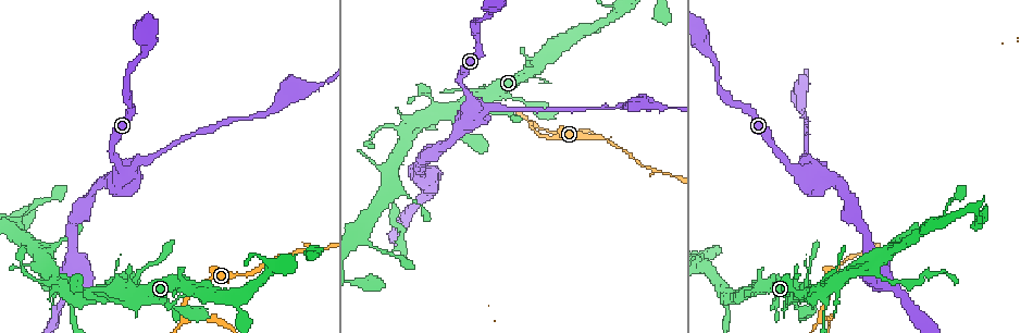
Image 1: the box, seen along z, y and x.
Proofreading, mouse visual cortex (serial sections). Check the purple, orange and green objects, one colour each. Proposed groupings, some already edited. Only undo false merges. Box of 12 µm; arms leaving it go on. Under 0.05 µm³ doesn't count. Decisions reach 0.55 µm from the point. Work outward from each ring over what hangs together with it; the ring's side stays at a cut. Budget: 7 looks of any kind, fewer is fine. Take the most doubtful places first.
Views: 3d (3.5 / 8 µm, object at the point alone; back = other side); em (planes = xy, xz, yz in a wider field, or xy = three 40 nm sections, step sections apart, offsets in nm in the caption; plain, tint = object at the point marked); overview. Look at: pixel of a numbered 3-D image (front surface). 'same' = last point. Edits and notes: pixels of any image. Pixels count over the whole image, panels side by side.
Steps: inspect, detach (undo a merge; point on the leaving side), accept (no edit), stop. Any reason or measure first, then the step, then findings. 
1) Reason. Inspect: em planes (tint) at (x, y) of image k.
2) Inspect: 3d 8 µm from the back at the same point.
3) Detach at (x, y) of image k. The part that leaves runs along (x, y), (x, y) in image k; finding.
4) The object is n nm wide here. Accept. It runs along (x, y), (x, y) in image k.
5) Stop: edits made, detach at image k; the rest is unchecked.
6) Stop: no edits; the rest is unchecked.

Inspect: 3d 8 µm at (533, 122) of image 1.

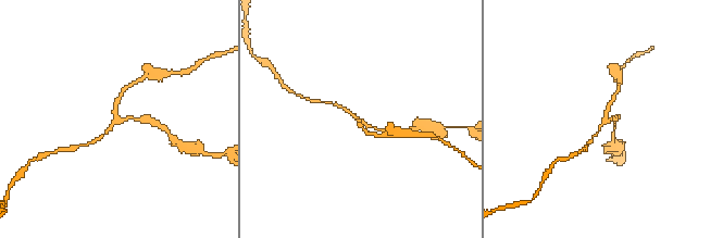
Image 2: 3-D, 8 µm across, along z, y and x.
Closer look. Inspect: 3d 3.5 µm at (117, 119) of image 2.

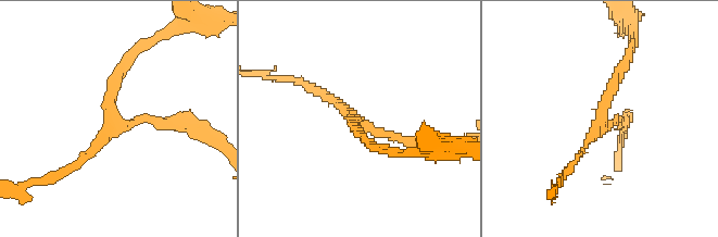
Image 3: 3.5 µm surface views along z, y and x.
3 arms meet here; the arms are 100, 150, 150 nm wide; now the EM. Inspect: em planes (tint) at (114, 118) of image 3.

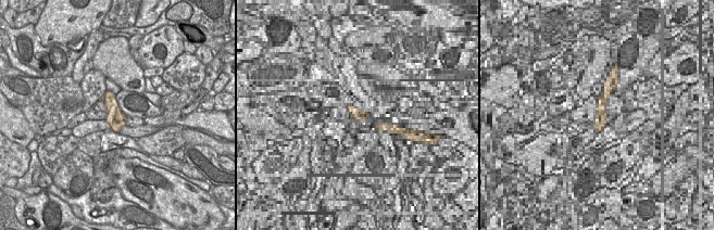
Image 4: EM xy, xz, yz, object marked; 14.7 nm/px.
Accept. It runs along (130, 57), (111, 116), (177, 126) in image 3; all the same cell.

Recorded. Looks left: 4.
Side arm on a straight run. Inspect: 3d 3.5 µm at (131, 283) of image 1.

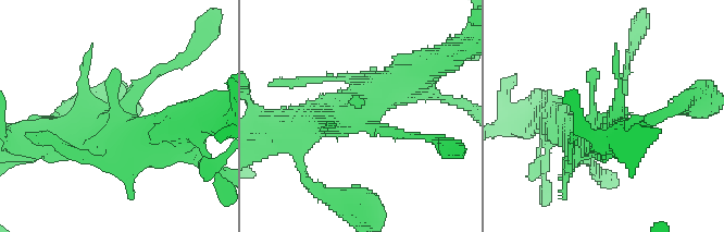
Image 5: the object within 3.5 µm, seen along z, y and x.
Now the EM. Inspect: em planes (plain) at (355, 124) of image 5.

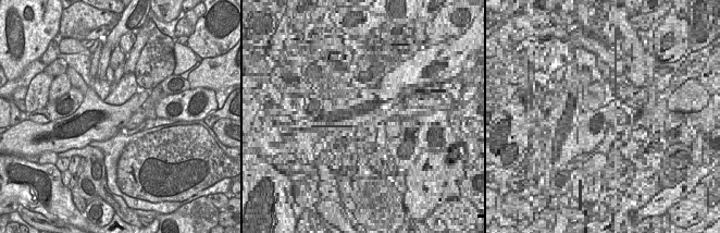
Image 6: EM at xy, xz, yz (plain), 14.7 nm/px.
With the object marked. Inspect: em planes (tint) at the same point.

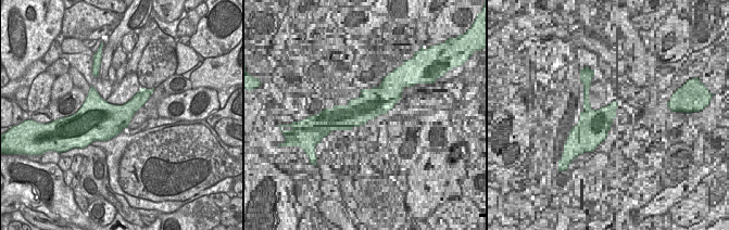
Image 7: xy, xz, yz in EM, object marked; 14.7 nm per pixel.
Accept. All the same cell.

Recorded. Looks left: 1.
Stop: no edits; the rest is unchecked.

